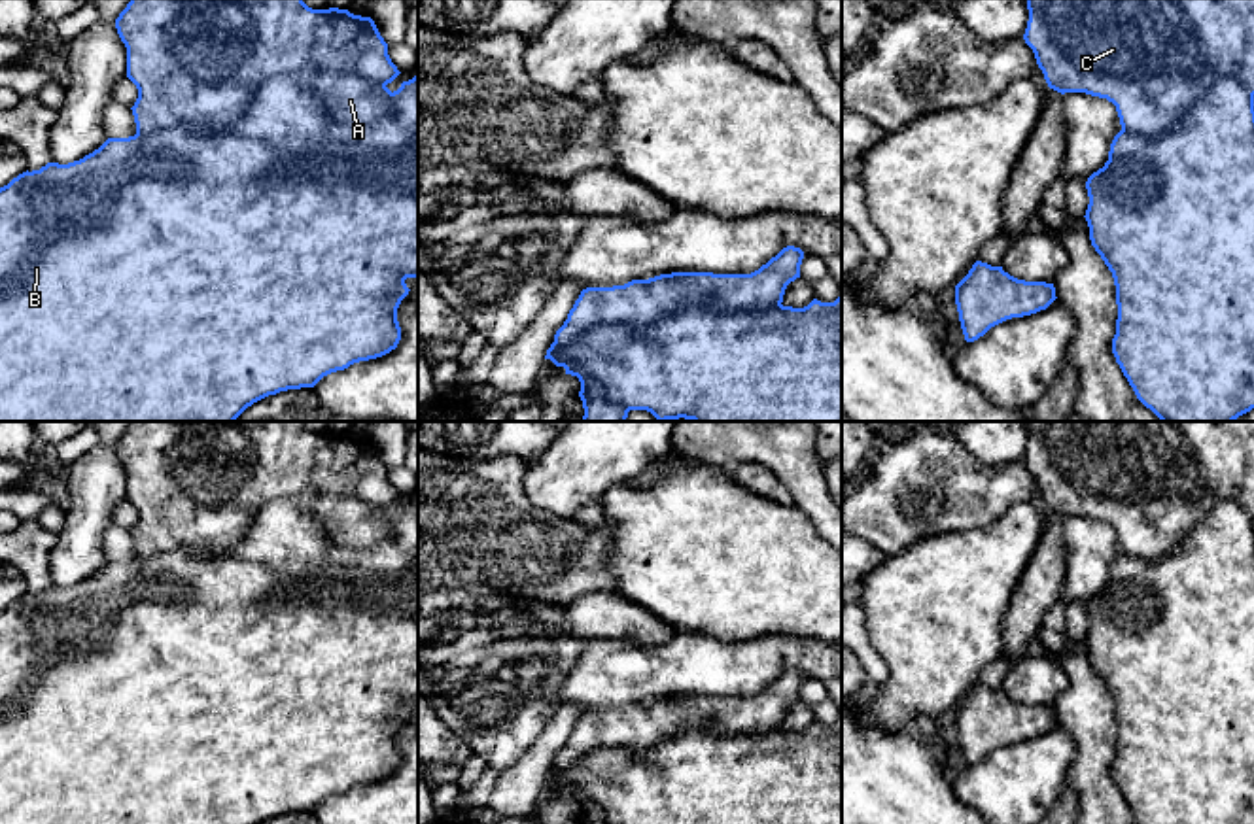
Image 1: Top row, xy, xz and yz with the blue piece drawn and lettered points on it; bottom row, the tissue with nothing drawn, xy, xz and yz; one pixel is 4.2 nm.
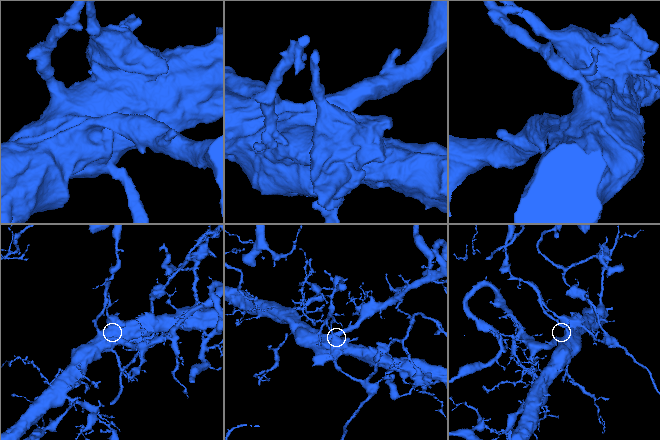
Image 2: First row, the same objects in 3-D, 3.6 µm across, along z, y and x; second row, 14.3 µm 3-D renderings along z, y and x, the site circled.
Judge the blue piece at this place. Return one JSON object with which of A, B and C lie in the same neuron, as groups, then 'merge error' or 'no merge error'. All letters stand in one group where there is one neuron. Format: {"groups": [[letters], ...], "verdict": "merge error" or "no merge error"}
{"groups": [["A", "B"], ["C"]], "verdict": "merge error"}

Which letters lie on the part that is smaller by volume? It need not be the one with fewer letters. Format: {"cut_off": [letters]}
{"cut_off": ["C"]}

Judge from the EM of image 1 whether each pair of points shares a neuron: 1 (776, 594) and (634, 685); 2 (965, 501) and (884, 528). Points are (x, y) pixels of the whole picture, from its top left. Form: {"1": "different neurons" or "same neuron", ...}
{"1": "different neurons", "2": "same neuron"}

